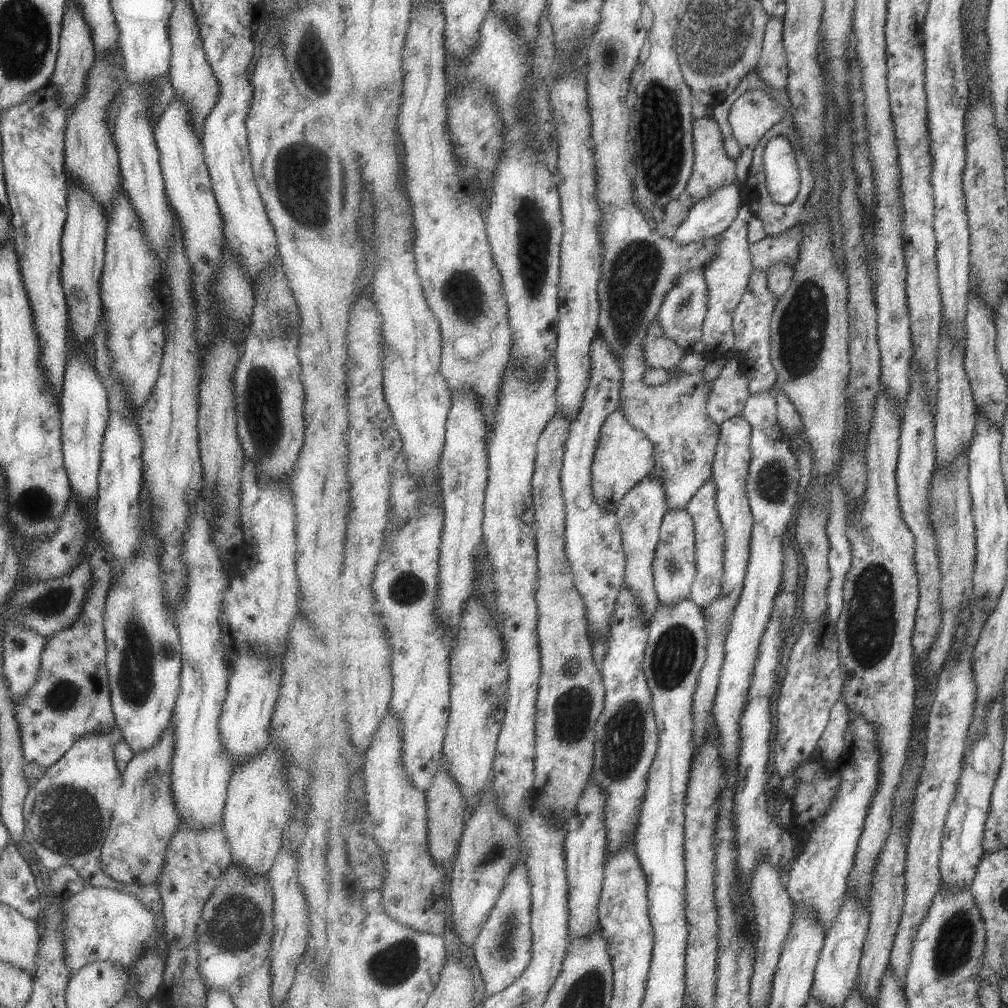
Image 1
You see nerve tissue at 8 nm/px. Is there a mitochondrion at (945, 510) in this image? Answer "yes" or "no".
yes

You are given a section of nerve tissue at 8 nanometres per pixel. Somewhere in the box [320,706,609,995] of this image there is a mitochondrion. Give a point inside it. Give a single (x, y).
(396, 966)

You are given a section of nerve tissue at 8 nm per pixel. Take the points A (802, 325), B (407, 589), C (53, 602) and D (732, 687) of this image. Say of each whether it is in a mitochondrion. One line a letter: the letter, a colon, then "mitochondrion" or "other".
A: mitochondrion
B: mitochondrion
C: mitochondrion
D: other

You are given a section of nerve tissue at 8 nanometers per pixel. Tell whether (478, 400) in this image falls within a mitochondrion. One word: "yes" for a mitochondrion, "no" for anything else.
no

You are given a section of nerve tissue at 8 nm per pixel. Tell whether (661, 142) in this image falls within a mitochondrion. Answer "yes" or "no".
yes

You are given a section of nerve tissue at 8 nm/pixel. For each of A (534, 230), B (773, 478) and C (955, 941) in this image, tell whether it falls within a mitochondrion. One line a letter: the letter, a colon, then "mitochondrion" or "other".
A: mitochondrion
B: mitochondrion
C: mitochondrion

